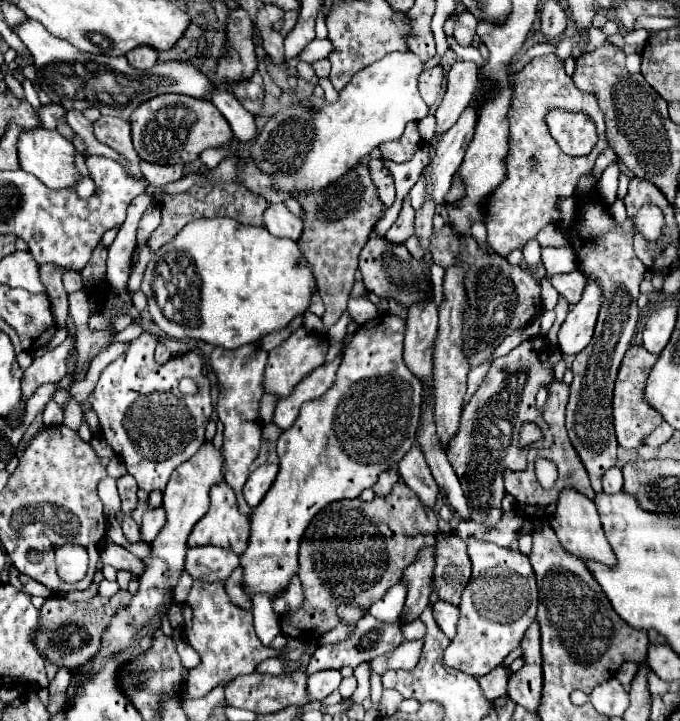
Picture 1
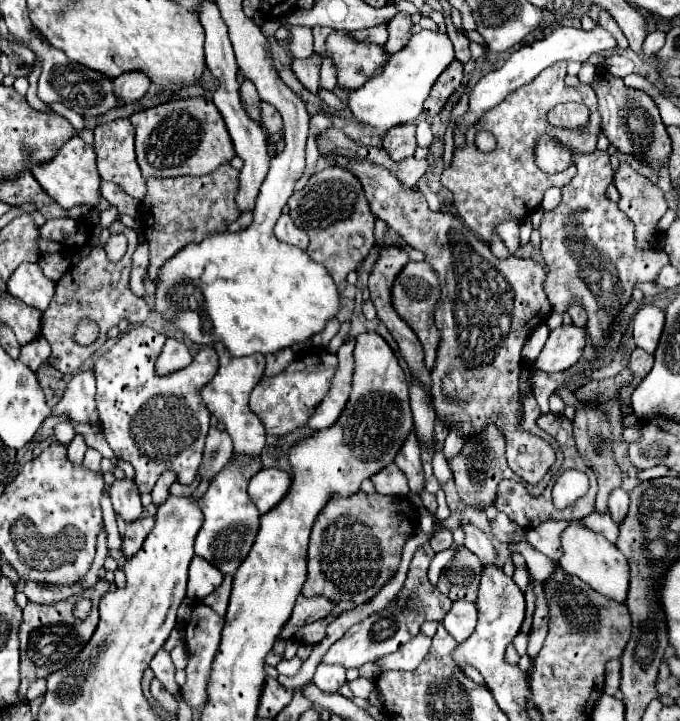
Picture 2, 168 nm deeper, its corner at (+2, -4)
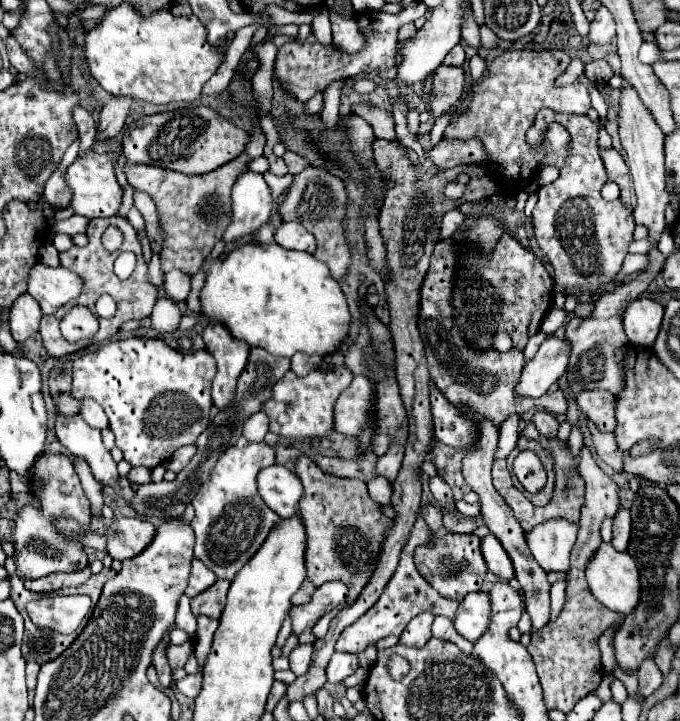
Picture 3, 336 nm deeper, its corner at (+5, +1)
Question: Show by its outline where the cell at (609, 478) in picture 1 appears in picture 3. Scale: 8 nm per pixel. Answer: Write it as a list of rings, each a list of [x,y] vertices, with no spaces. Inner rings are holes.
[[[620,508],[614,516],[614,526],[612,526],[612,546],[620,552],[626,550],[630,540],[630,510]]]

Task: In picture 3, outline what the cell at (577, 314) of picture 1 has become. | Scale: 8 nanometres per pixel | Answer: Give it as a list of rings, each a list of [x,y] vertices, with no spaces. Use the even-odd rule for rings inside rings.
[[[548,336],[536,356],[524,366],[516,392],[520,396],[532,398],[540,398],[542,394],[546,394],[548,388],[566,372],[568,352],[570,344],[566,338]]]

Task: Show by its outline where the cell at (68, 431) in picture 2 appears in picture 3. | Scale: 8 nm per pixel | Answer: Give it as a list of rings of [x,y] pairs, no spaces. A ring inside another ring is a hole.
[[[58,416],[56,438],[66,450],[70,450],[70,454],[86,458],[94,478],[100,484],[114,488],[116,492],[120,490],[120,474],[116,470],[116,462],[112,460],[110,452],[102,446],[100,430],[88,426],[80,416],[74,418]]]

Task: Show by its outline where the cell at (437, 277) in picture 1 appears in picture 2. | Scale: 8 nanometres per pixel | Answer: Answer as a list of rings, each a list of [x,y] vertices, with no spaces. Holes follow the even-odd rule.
[[[436,451],[432,460],[433,473],[440,485],[444,485],[453,477],[448,463],[443,455],[443,451]]]

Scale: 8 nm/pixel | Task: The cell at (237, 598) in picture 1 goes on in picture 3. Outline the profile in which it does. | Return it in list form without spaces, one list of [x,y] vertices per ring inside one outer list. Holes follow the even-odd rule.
[[[216,580],[204,594],[198,594],[190,601],[193,614],[206,614],[210,618],[220,618],[222,608],[226,604],[226,594],[228,594],[228,580]]]

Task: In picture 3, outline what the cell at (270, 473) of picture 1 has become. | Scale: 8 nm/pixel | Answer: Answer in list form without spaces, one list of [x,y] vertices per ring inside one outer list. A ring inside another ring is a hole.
[[[272,464],[258,472],[256,482],[262,500],[280,518],[288,518],[298,510],[298,500],[302,496],[302,482],[294,472],[290,472],[280,464]]]

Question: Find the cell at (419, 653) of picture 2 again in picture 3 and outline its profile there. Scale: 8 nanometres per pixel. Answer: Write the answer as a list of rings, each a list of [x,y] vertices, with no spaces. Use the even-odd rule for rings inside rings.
[[[424,612],[420,616],[416,616],[416,620],[412,620],[408,624],[408,628],[402,632],[400,636],[400,644],[404,646],[412,646],[412,648],[422,648],[428,640],[430,640],[430,626],[432,626],[434,616],[430,612]]]

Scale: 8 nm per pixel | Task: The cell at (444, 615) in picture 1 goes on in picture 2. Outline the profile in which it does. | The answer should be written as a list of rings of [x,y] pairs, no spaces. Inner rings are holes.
[[[455,601],[447,617],[443,619],[445,629],[451,633],[451,637],[461,643],[471,637],[477,625],[477,607],[469,601]]]

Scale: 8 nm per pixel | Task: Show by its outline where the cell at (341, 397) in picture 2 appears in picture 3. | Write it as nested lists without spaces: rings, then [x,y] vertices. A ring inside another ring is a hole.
[[[354,376],[352,384],[340,394],[334,408],[334,430],[346,436],[358,436],[372,408],[372,390],[366,376]]]

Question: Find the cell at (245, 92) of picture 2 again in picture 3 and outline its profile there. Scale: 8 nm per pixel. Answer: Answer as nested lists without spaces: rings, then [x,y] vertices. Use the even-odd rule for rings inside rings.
[[[252,118],[252,134],[250,142],[246,144],[246,150],[236,158],[230,160],[228,164],[200,176],[188,176],[182,172],[174,170],[164,170],[156,166],[146,166],[146,164],[126,164],[124,174],[128,178],[128,184],[136,190],[146,192],[158,210],[160,218],[160,234],[164,238],[162,252],[160,252],[160,262],[162,262],[162,272],[168,272],[172,268],[182,270],[184,274],[192,276],[200,270],[204,256],[208,256],[214,248],[214,244],[222,238],[228,222],[230,222],[230,190],[232,184],[236,182],[238,174],[248,170],[246,164],[262,156],[264,152],[264,134],[258,124],[258,118]]]

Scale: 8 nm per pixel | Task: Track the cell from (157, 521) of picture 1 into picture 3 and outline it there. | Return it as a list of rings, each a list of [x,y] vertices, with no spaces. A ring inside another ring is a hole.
[[[118,518],[108,530],[108,554],[116,560],[126,560],[140,554],[154,536],[154,526],[142,518]]]

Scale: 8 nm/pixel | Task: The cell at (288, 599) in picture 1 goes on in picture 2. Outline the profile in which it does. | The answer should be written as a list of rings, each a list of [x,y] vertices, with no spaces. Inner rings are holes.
[[[299,595],[297,603],[293,607],[291,619],[287,621],[287,625],[281,631],[281,637],[283,639],[293,639],[295,633],[303,625],[327,617],[333,611],[333,607],[335,607],[335,601],[331,601],[327,597],[321,597],[321,595],[317,595],[317,597],[303,597],[303,595]]]

